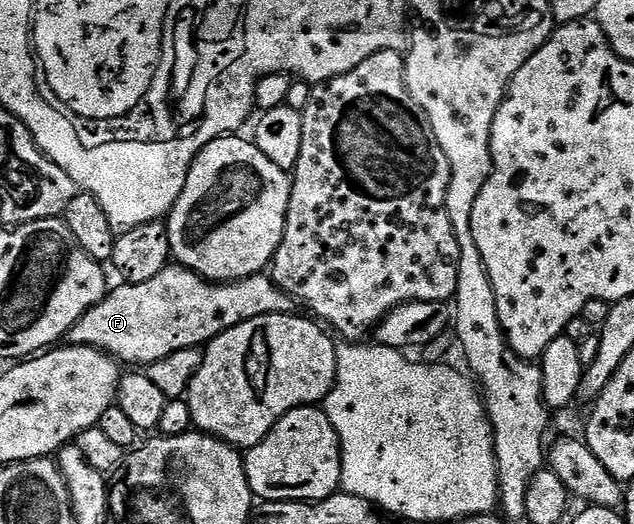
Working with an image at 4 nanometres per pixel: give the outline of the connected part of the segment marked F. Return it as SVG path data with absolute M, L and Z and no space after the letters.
M170 264L163 268L163 272L159 272L159 276L143 280L143 284L117 284L114 290L112 287L102 302L92 306L73 325L67 338L74 346L93 346L97 350L104 350L121 364L148 364L163 360L163 356L171 356L171 352L179 352L183 348L204 347L215 336L227 332L227 328L235 328L247 320L255 320L255 316L291 314L294 310L293 297L279 289L272 277L264 273L252 274L250 278L241 278L238 282L210 282L183 265Z

